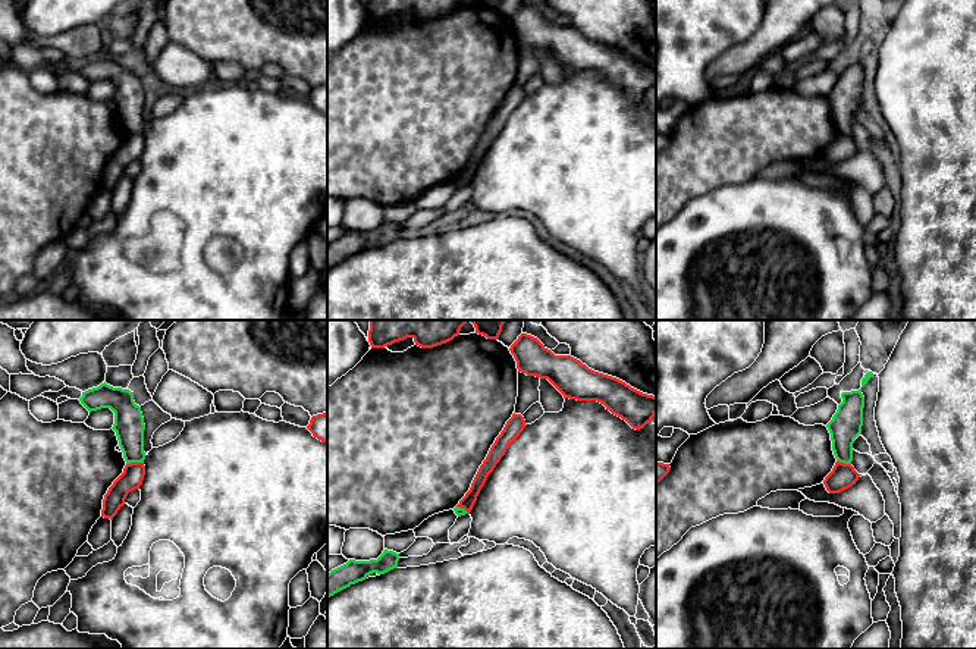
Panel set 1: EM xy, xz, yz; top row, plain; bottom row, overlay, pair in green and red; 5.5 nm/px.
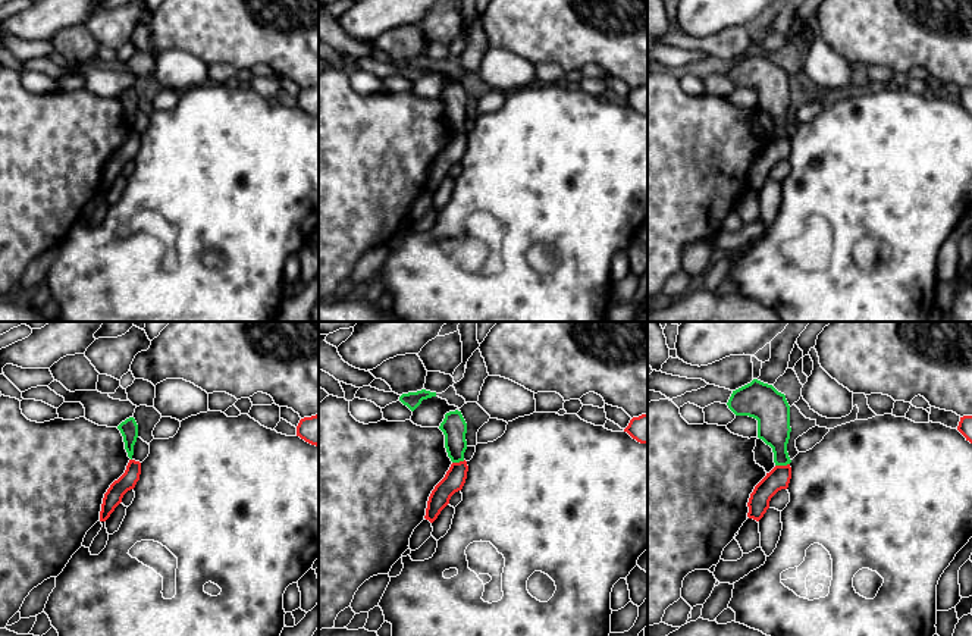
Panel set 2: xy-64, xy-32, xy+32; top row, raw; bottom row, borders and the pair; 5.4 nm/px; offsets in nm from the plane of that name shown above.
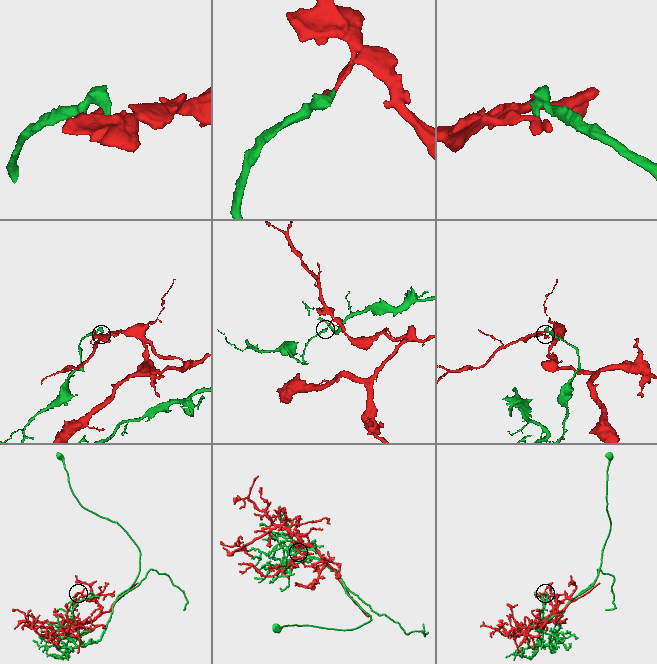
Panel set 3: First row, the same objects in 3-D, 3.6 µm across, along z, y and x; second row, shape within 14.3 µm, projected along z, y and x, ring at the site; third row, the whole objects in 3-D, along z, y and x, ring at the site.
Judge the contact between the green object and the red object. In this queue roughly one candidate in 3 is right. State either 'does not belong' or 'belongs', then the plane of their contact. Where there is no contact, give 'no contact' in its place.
does not belong | xy

